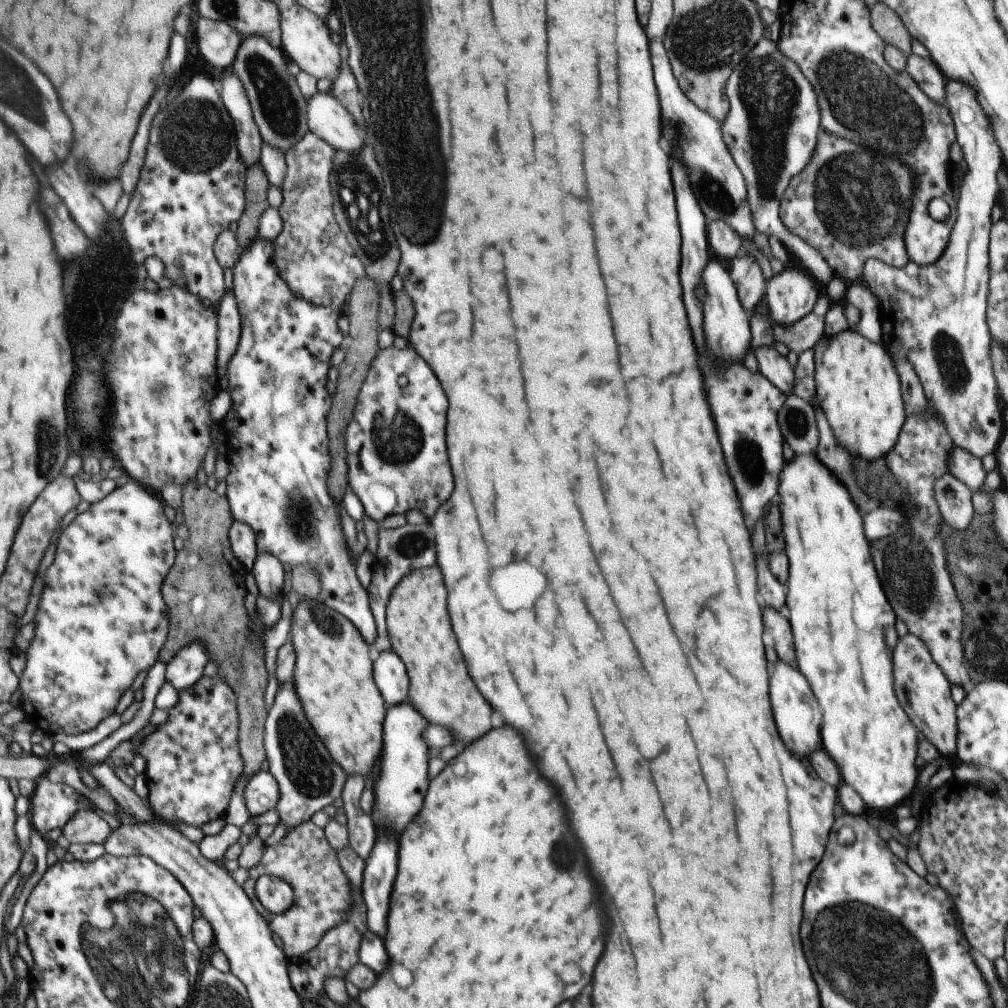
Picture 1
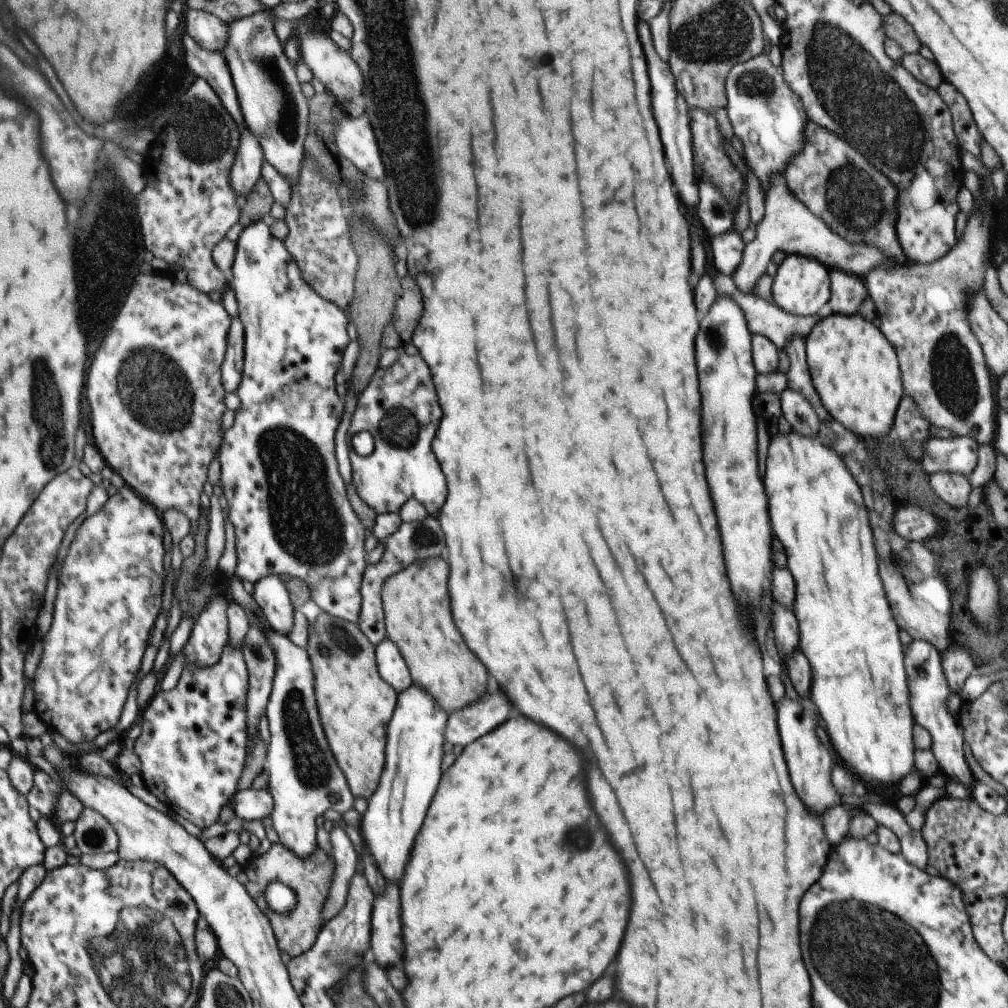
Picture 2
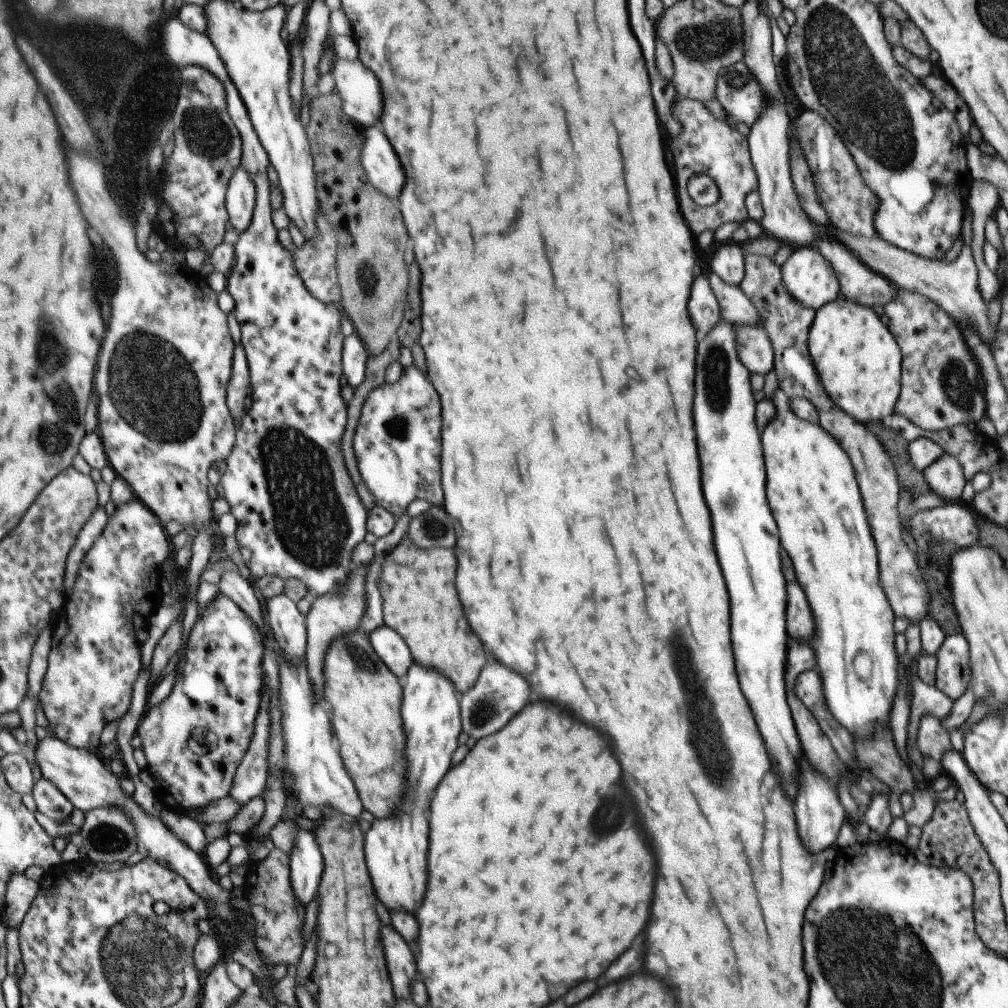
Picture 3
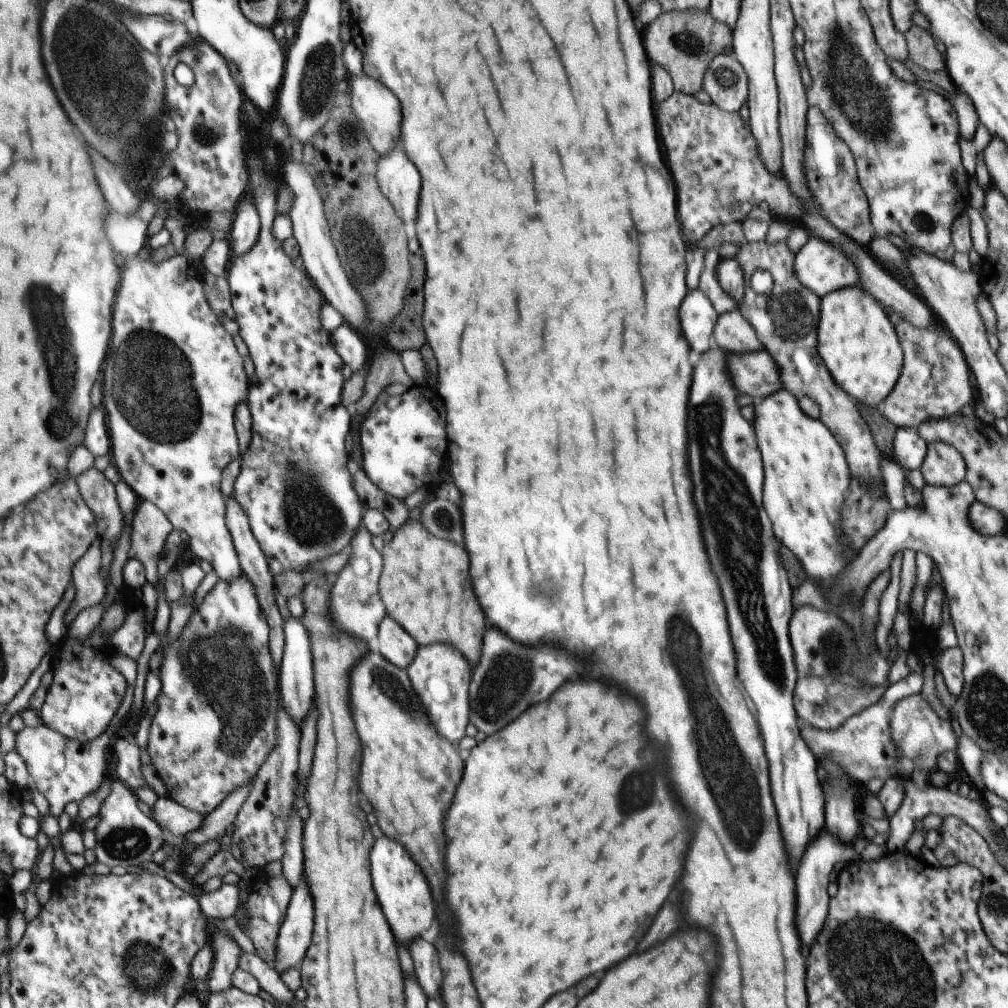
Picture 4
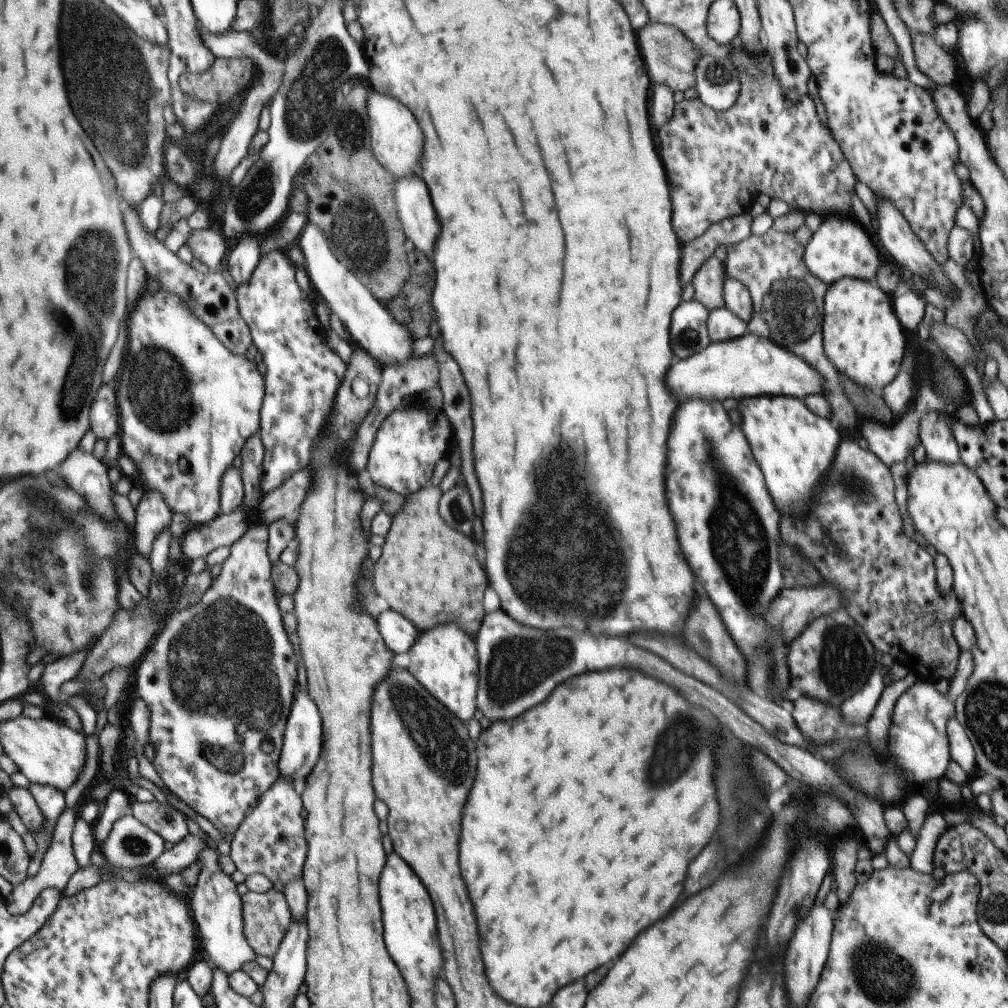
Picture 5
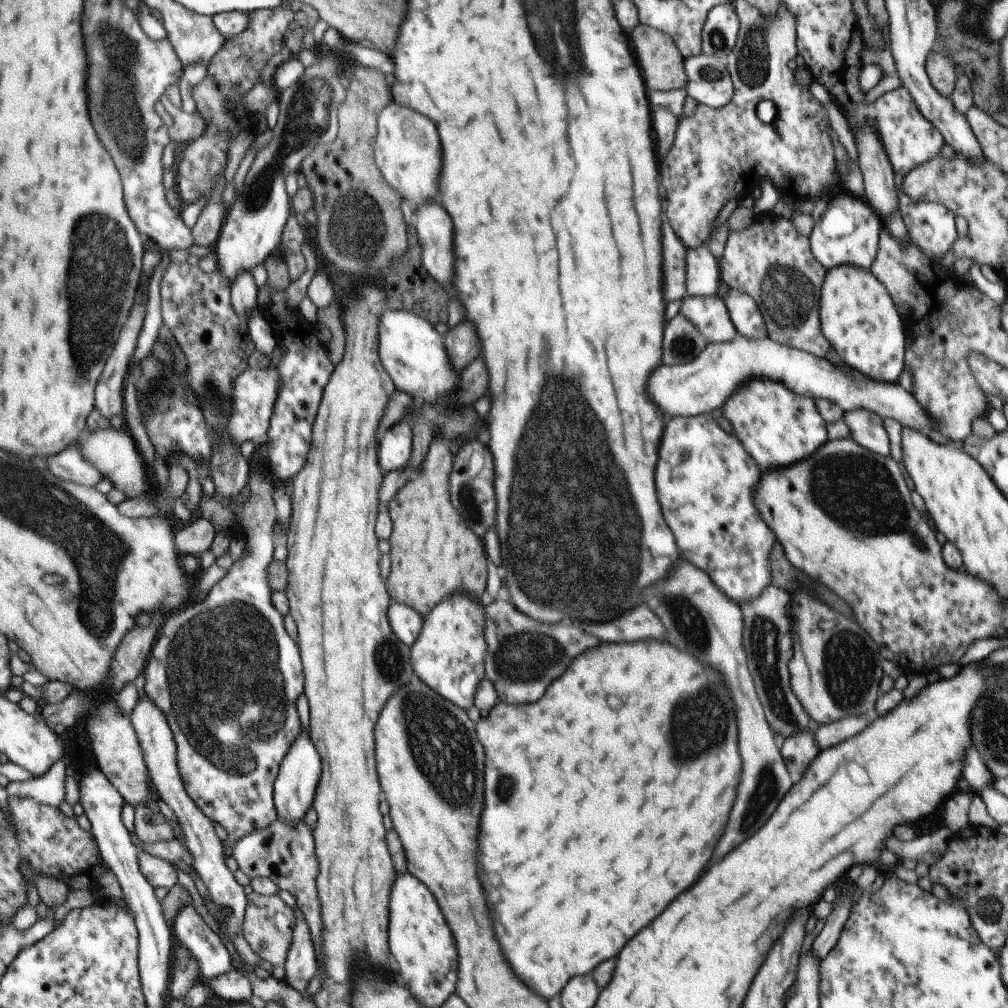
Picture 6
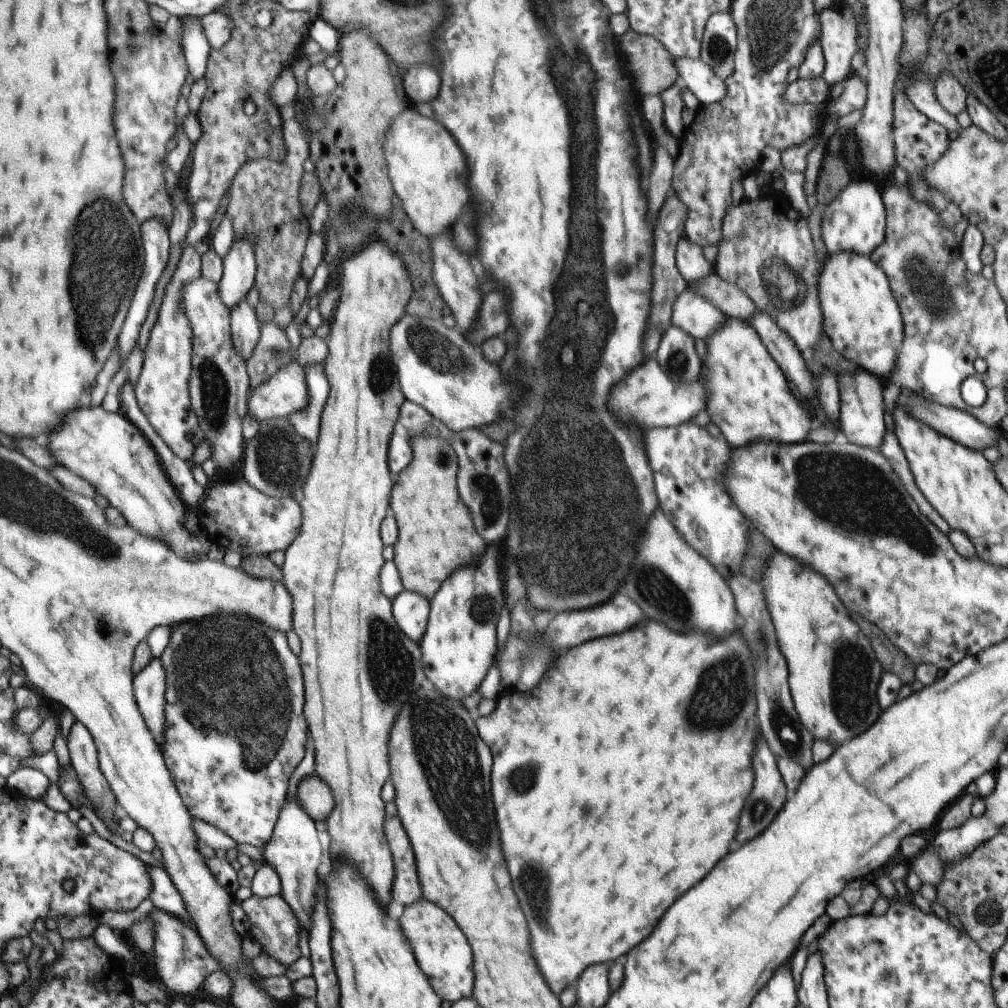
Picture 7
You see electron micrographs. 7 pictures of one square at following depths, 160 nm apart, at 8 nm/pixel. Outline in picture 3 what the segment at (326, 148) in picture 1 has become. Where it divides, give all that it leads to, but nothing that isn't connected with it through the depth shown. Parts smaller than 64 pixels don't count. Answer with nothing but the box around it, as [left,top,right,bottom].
[291,210,340,304]

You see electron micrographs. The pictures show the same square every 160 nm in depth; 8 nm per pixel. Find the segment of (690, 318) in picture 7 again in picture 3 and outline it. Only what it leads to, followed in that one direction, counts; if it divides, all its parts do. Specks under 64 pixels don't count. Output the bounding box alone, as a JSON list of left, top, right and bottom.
[732,325,773,375]

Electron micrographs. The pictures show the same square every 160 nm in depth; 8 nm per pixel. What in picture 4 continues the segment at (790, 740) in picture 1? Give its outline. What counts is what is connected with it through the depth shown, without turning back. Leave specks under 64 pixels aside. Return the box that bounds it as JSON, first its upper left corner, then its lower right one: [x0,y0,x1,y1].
[795,832,859,944]

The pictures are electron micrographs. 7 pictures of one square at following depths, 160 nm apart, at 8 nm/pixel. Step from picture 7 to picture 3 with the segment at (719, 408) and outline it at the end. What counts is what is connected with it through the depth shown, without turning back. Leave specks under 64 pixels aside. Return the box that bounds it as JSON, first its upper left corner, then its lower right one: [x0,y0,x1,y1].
[760,388,897,738]

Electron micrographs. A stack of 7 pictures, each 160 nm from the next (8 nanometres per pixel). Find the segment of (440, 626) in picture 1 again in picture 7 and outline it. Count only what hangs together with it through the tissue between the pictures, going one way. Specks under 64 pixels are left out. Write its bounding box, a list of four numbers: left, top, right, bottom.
[389,436,487,601]

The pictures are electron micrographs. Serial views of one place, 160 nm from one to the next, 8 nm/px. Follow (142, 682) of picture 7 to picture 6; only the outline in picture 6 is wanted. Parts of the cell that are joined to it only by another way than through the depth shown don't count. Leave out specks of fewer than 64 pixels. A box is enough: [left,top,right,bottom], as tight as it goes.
[130,694,246,940]

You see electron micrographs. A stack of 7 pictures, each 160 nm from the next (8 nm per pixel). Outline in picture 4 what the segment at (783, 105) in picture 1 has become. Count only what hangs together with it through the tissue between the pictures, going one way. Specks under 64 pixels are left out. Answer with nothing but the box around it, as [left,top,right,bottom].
[701,53,748,113]

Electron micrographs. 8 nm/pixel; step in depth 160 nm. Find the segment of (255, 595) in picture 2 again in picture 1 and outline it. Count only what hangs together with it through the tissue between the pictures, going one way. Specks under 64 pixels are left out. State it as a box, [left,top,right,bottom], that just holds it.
[247,553,284,600]

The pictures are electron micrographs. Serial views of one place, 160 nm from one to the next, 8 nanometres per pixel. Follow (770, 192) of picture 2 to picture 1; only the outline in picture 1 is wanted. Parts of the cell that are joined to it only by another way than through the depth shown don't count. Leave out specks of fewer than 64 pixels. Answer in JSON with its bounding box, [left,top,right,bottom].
[729,251,766,313]

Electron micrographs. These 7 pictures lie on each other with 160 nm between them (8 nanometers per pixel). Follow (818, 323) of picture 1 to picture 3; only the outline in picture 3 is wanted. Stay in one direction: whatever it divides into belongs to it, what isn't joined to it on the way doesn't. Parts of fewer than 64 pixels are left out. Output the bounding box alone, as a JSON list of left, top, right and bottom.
[707,273,759,325]

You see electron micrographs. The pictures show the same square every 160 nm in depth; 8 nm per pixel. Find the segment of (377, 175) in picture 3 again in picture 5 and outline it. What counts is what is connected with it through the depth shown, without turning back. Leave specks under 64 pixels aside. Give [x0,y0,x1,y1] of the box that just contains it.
[393,178,439,258]

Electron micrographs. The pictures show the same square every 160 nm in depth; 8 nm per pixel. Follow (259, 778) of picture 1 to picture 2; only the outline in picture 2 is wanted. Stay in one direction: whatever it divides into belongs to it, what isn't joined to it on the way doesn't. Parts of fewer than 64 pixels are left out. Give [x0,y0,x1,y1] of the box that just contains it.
[228,789,273,821]

